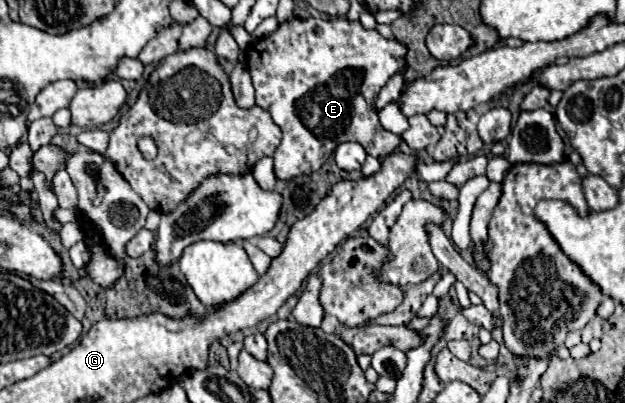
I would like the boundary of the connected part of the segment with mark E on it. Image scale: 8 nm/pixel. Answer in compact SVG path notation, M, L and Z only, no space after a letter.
M292 17L280 23L280 27L272 35L258 41L254 39L246 47L246 67L252 75L256 105L266 109L272 121L282 131L282 143L272 155L274 175L280 181L318 171L334 153L336 145L346 141L360 143L364 151L376 159L388 157L402 143L400 135L394 135L380 125L374 101L380 89L386 85L386 81L396 71L404 71L404 45L400 45L396 39L384 39L376 29L364 29L360 21L348 21L346 17Z

